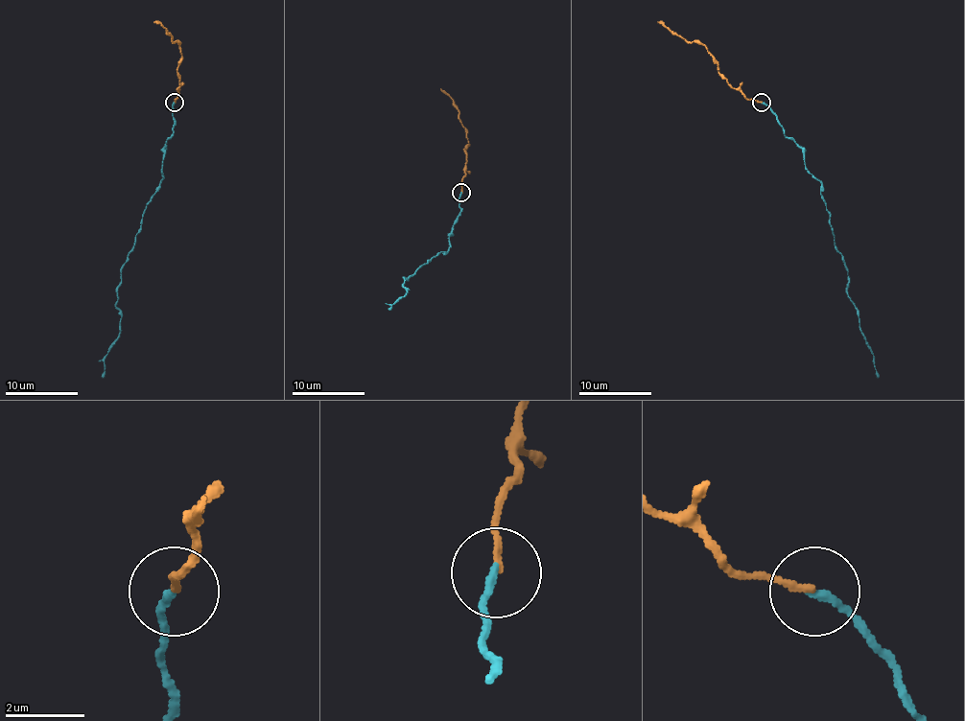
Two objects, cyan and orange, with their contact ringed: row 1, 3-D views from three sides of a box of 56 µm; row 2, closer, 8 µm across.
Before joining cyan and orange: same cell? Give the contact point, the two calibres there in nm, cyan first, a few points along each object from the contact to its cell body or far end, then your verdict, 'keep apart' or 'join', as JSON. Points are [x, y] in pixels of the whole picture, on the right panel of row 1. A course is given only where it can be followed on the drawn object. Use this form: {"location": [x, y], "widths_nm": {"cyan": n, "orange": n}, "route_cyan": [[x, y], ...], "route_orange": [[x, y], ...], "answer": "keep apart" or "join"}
{"location": [762, 102], "widths_nm": {"cyan": 200, "orange": 170}, "route_cyan": [[761, 103], [821, 182], [834, 245], [848, 271], [846, 294], [877, 378]], "route_orange": [[761, 103], [746, 99], [732, 88], [719, 72], [717, 61], [705, 46], [670, 32], [658, 21]], "answer": "join"}

